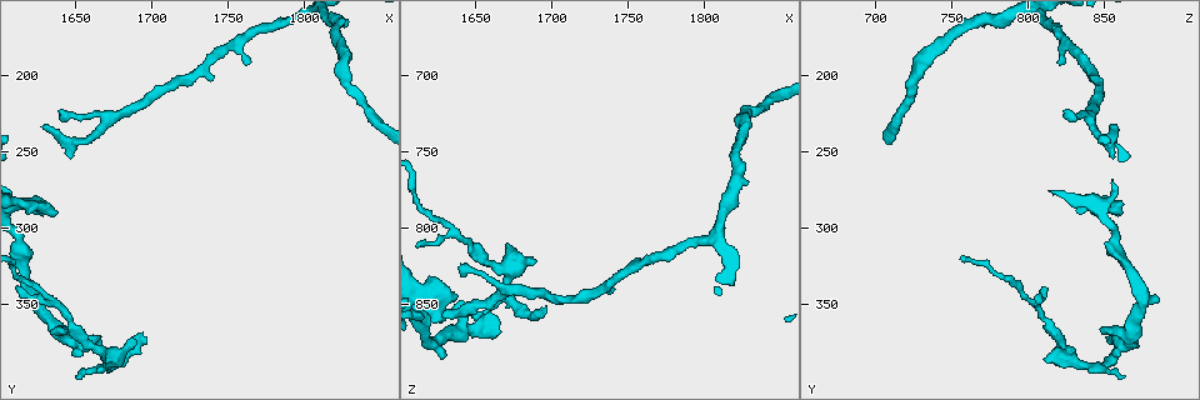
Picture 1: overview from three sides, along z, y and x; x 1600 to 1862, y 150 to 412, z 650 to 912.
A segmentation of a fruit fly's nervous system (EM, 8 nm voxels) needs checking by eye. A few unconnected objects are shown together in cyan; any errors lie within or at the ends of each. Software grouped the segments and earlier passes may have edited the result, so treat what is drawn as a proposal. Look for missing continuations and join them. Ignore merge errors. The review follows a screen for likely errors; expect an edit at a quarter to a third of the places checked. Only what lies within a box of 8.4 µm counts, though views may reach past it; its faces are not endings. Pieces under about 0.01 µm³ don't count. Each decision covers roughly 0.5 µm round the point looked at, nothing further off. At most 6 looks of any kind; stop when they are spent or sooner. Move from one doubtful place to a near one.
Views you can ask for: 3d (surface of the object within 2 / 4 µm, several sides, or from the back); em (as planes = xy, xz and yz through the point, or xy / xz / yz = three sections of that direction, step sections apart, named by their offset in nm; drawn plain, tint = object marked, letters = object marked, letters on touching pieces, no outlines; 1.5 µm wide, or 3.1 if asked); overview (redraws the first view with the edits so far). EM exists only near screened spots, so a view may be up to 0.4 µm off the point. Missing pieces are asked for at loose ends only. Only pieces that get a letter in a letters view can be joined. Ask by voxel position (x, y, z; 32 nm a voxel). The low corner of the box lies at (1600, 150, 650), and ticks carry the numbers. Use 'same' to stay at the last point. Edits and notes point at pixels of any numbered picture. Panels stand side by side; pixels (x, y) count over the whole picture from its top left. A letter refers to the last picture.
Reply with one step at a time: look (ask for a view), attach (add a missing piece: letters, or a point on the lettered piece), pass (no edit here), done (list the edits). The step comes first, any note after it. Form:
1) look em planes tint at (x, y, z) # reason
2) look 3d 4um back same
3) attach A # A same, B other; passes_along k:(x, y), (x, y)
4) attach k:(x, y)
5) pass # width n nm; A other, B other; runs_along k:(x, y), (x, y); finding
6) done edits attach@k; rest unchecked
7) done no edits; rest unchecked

look em planes plain at (1698, 376, 852) # tapers out

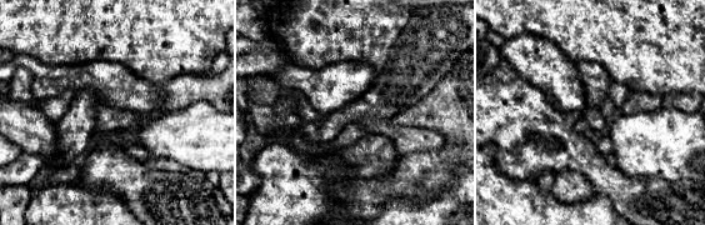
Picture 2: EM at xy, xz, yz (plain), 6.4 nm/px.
look em planes letters same

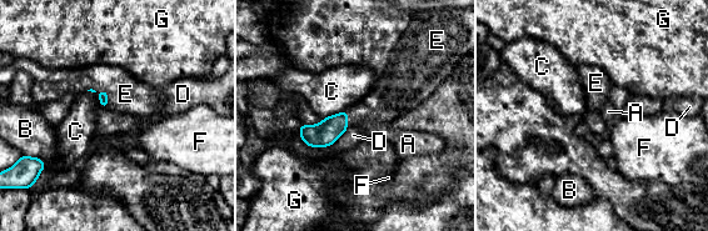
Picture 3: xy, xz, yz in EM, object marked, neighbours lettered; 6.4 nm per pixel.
attach E # A other, B other, C other, D other, E same, F other, G other; passes_along 3:(103, 96), (105, 90), (125, 94); it goes on there

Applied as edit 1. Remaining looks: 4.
look em planes letters at (1642, 366, 846) # free end

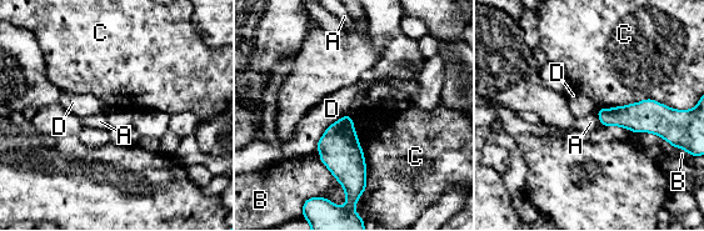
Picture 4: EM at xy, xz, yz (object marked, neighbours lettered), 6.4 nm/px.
pass # A other, B other, C other, D other; none of them fits

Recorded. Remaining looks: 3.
look em planes letters at (1762, 192, 820) # tapers out

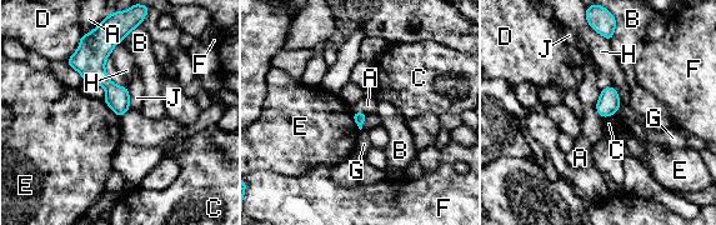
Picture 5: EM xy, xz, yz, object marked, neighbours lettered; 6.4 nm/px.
pass # A other, B other, C other, D other, E other, F other, G other, H other, J other; border 5:(601, 91), (596, 104), (600, 116); no lettered piece goes on from it

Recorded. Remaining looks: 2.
done edits attach@3; rest unchecked

